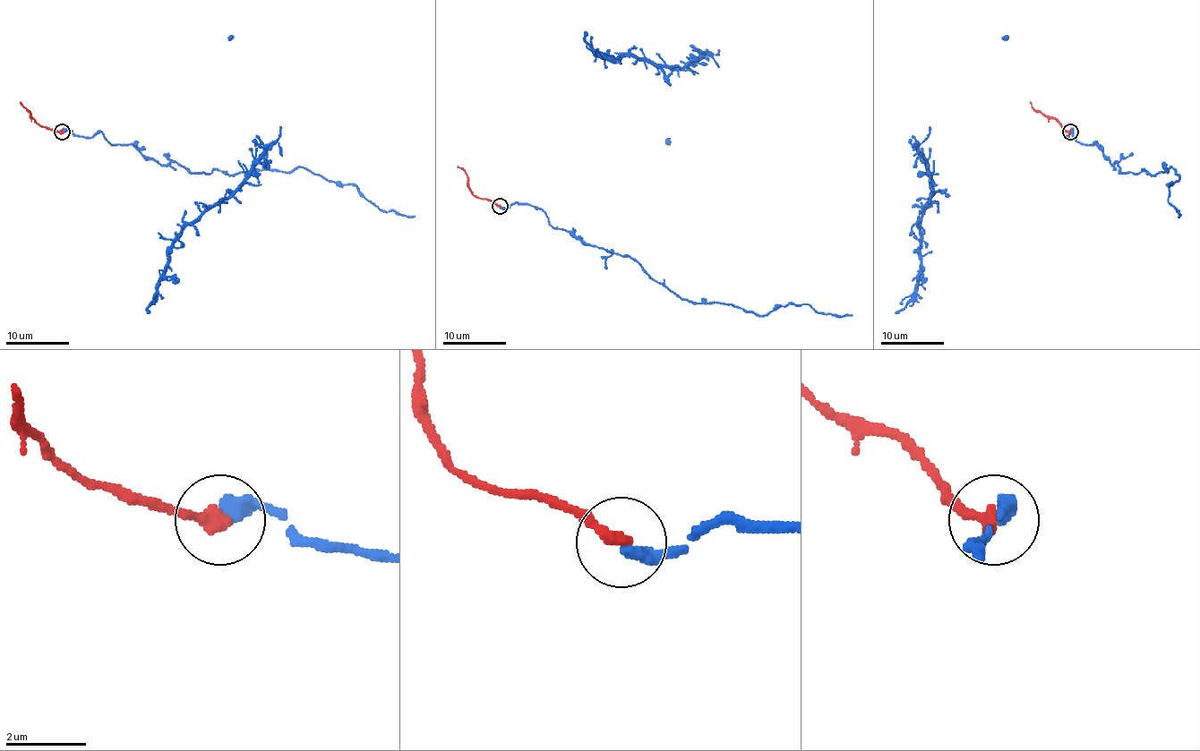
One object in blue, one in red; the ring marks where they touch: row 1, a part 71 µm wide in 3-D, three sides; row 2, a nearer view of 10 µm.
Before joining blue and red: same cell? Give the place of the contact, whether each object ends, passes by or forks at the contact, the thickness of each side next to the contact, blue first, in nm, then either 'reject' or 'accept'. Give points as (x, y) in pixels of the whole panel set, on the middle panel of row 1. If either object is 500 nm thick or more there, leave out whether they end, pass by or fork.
place (500, 206); blue ends; red ends; calibres 400 and 360 nm; accept

